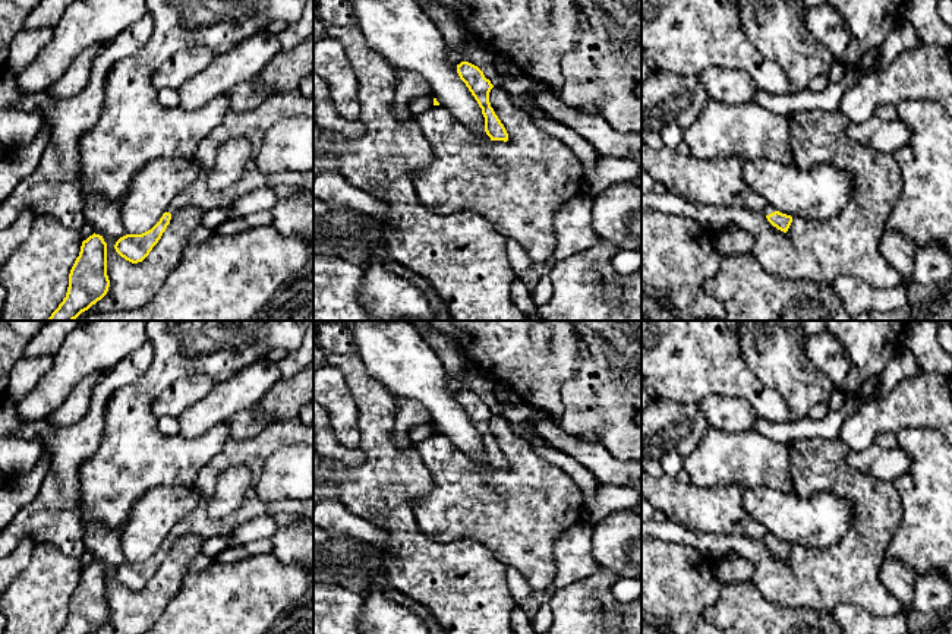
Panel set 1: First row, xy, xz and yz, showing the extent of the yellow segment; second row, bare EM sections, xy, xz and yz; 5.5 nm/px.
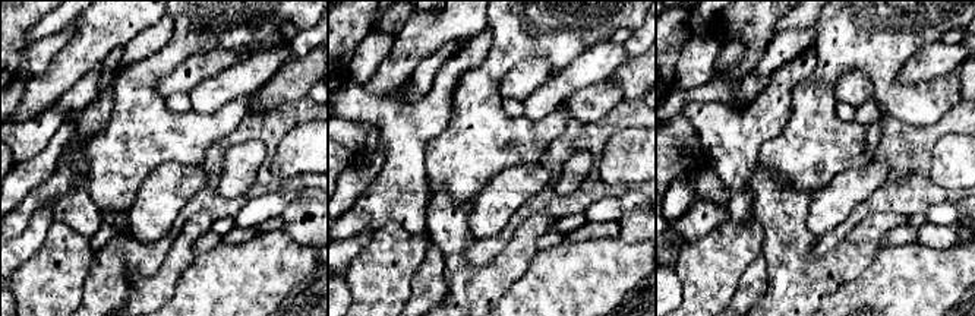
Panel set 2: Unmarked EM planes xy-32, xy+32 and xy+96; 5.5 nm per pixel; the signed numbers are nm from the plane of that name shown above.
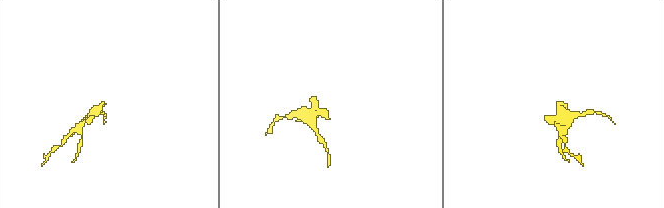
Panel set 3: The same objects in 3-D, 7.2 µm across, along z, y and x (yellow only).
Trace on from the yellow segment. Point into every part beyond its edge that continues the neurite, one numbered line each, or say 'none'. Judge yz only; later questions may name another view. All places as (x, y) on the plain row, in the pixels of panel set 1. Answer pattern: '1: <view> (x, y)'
1: yz (718, 508)

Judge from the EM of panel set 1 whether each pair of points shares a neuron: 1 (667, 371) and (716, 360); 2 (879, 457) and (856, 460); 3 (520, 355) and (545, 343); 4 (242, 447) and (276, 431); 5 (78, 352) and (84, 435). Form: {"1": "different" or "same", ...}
{"1": "same", "2": "same", "3": "different", "4": "same", "5": "different"}

